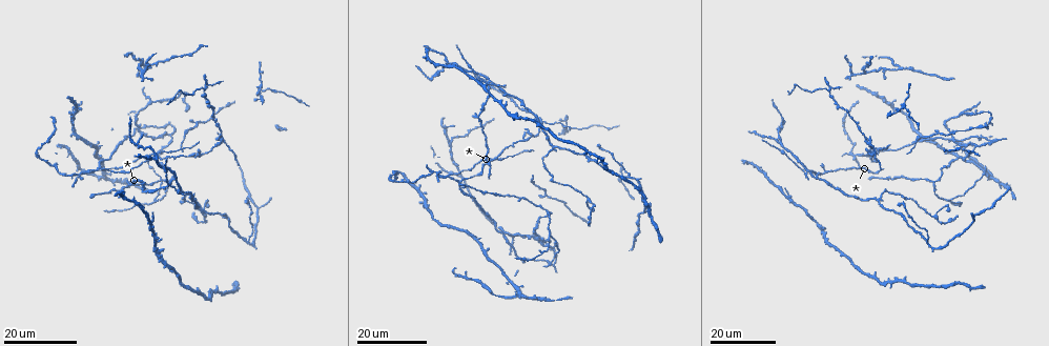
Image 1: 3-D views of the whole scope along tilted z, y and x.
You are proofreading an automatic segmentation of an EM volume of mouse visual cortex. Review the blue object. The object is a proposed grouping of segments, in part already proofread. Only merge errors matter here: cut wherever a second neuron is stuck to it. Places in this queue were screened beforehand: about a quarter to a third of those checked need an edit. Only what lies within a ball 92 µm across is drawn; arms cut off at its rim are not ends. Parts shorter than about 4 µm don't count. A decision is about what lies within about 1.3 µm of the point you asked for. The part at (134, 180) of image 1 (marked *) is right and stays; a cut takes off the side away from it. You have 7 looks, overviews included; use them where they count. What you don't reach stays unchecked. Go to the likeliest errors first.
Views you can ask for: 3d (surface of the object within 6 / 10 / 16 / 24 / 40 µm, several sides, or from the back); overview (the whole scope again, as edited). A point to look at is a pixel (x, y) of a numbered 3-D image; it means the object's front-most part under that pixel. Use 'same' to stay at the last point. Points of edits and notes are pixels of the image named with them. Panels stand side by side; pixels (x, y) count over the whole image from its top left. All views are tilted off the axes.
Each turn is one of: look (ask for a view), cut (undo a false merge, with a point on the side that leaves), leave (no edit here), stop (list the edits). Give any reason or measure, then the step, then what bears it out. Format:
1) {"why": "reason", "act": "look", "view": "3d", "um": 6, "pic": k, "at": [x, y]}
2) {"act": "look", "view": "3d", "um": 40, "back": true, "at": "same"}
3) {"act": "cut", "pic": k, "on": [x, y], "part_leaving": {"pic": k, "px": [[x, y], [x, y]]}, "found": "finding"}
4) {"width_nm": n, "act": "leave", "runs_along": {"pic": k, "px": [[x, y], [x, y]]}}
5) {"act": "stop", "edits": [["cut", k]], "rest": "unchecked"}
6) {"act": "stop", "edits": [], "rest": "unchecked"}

{"why": "four or more arms meet", "act": "look", "view": "3d", "um": 24, "pic": 1, "at": [869, 143]}

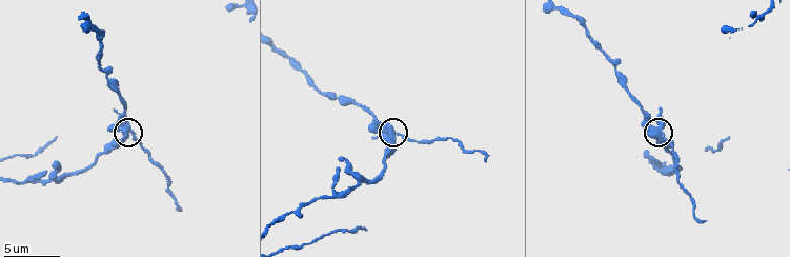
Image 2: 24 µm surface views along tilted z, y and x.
{"act": "look", "view": "3d", "um": 6, "pic": 2, "at": [658, 130]}

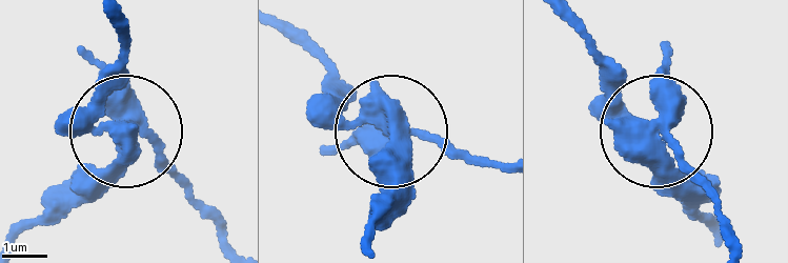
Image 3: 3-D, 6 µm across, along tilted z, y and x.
{"act": "look", "view": "3d", "um": 6, "back": true, "pic": 3, "at": [660, 124]}

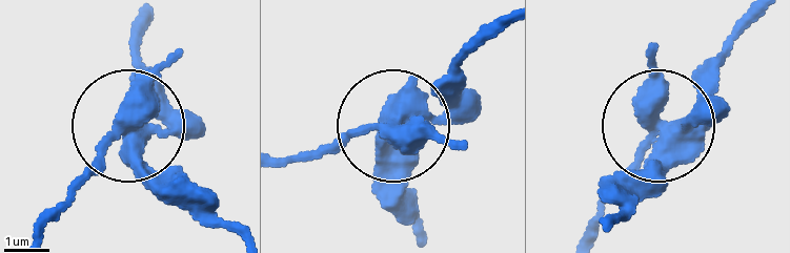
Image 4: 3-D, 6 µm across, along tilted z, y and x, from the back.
{"act": "cut", "pic": 4, "on": [95, 168], "part_leaving": {"pic": 4, "px": [[128, 128], [39, 239]]}, "found": "a second neuron is stuck on"}

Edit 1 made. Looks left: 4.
{"act": "look", "view": "overview"}

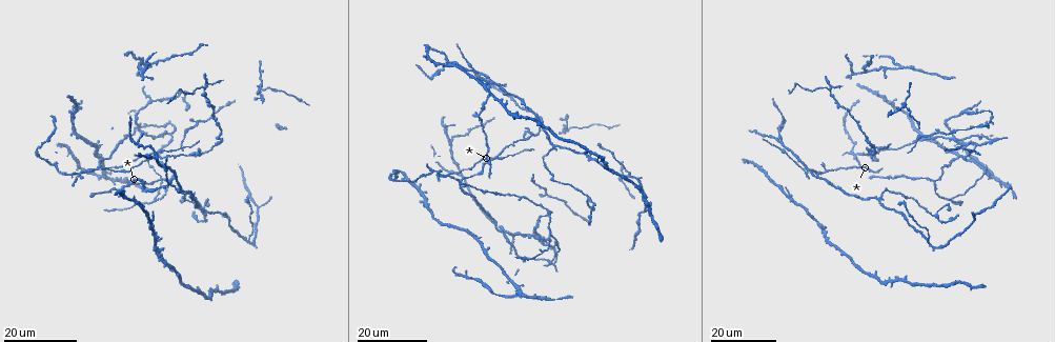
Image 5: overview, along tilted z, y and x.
{"why": "side arm on a straight run", "act": "look", "view": "3d", "um": 24, "pic": 5, "at": [827, 88]}

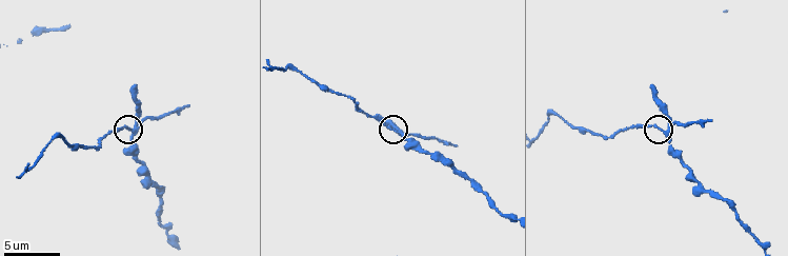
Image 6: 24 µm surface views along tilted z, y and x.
{"act": "look", "view": "3d", "um": 6, "pic": 6, "at": [666, 132]}

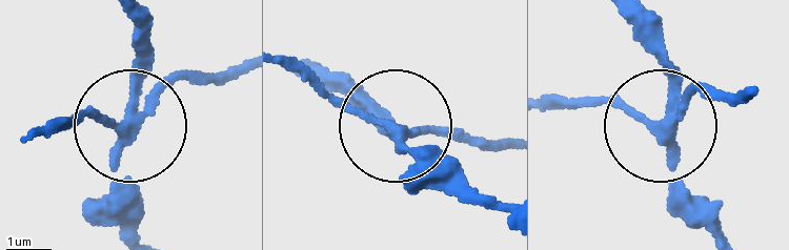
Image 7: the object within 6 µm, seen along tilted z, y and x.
{"side_arm_um": 7, "act": "cut", "pic": 7, "on": [172, 74], "part_leaving": {"pic": 7, "px": [[128, 130], [90, 113], [48, 123]]}, "found": "two neurons meet here"}

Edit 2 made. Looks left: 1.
{"act": "stop", "edits": [["cut", 4], ["cut", 7]], "rest": "unchecked"}

